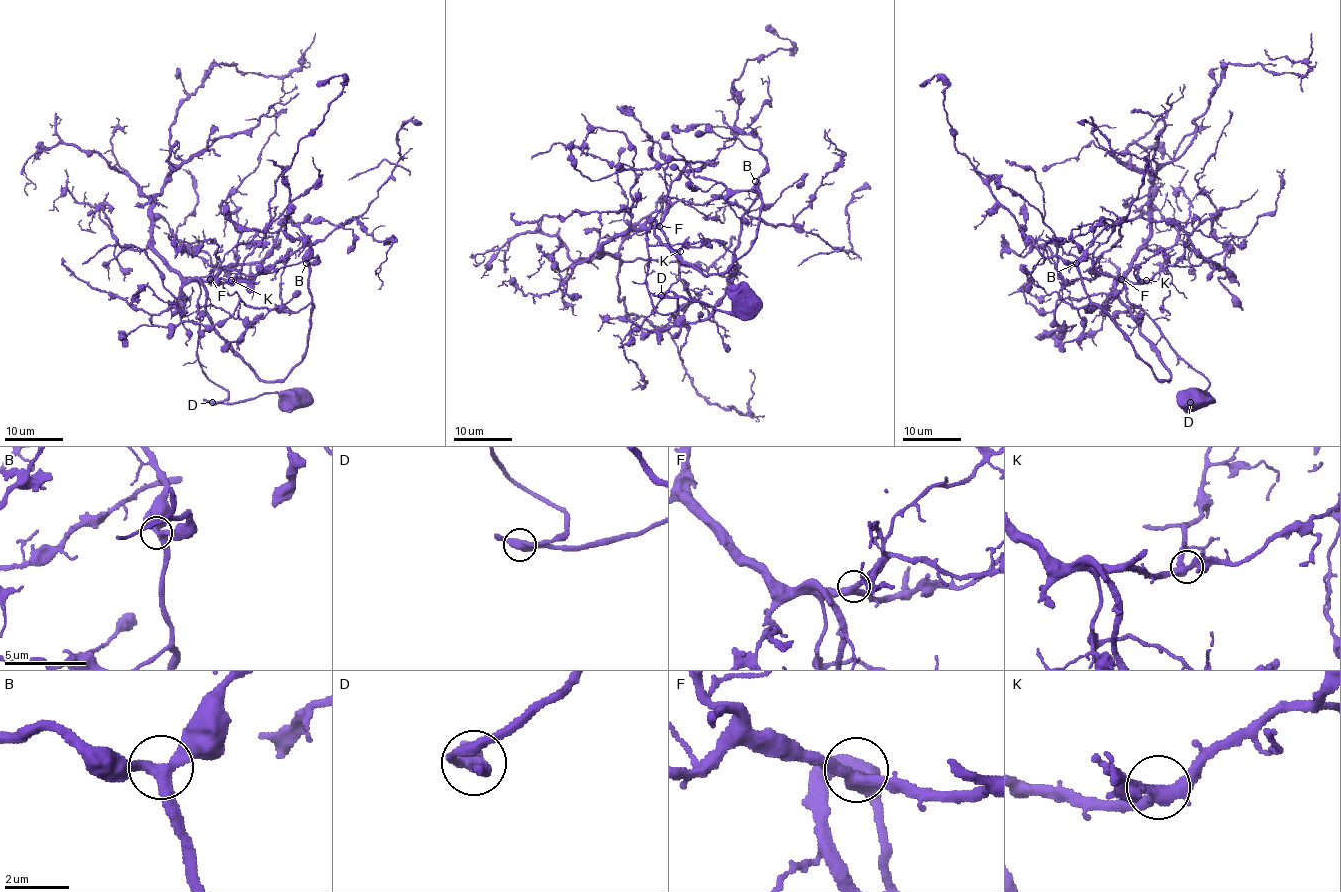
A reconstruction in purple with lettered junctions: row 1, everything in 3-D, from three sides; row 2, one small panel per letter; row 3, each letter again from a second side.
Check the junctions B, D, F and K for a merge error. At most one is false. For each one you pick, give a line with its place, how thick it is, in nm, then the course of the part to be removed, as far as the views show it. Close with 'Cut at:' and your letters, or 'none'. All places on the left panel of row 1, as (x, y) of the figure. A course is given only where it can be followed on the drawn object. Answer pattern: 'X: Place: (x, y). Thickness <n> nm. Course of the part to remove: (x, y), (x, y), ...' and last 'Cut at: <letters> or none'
Cut at: none

